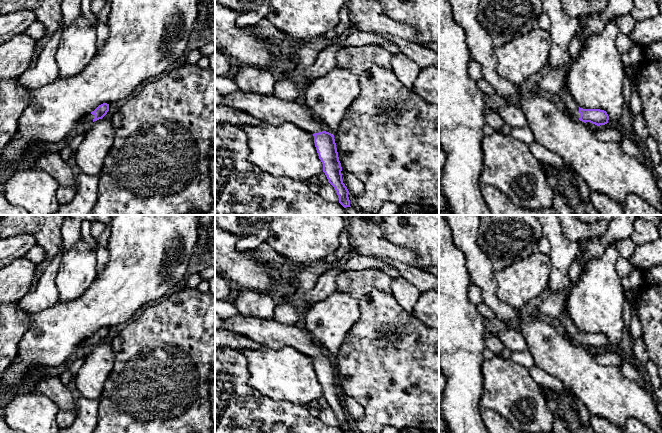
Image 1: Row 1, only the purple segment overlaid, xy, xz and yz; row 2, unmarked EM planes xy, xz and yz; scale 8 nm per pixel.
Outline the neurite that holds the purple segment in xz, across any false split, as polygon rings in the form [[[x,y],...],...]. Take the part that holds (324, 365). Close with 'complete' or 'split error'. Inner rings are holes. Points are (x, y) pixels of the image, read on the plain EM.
[[[239,313],[236,316],[223,319],[223,329],[237,332],[256,341],[260,345],[282,349],[291,347],[300,353],[311,356],[314,360],[315,371],[323,388],[323,396],[328,406],[334,411],[339,427],[351,431],[349,415],[342,404],[342,391],[339,385],[334,359],[324,355],[324,349],[316,344],[311,336],[296,325],[285,325],[271,320],[246,316]]] | split error

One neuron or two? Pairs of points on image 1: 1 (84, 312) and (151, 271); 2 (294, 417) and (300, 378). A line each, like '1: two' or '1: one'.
1: one
2: two

